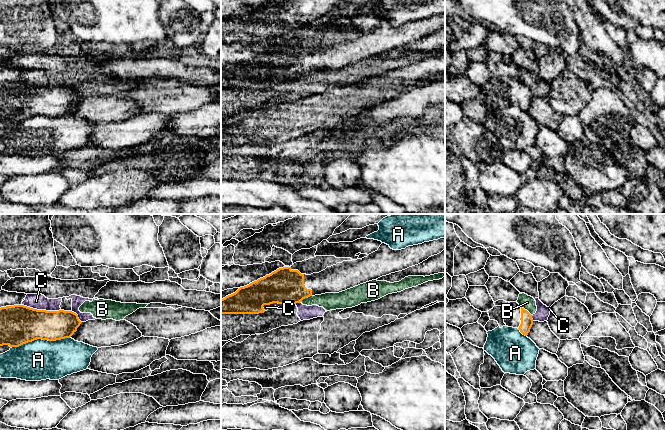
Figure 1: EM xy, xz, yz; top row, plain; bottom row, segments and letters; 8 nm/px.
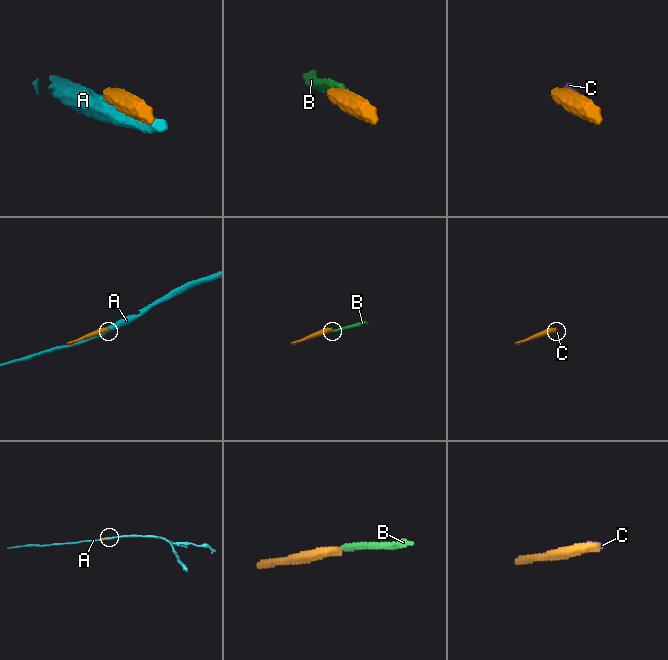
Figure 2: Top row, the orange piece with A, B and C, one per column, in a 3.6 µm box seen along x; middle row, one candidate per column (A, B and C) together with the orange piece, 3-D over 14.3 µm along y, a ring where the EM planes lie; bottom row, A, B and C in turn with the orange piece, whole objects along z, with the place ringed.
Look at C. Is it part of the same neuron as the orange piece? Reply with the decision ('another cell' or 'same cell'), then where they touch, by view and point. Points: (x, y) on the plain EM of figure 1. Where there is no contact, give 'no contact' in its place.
another cell | xy (41, 86)

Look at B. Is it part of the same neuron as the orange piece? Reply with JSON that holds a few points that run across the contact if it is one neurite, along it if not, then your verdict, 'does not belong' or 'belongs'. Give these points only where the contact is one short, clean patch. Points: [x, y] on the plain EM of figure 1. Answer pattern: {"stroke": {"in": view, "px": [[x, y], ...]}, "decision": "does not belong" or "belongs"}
{"stroke": {"in": "xz", "px": [[311, 71], [304, 74], [301, 78]]}, "decision": "does not belong"}

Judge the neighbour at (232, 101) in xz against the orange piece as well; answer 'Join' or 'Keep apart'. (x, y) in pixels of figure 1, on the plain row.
Keep apart

